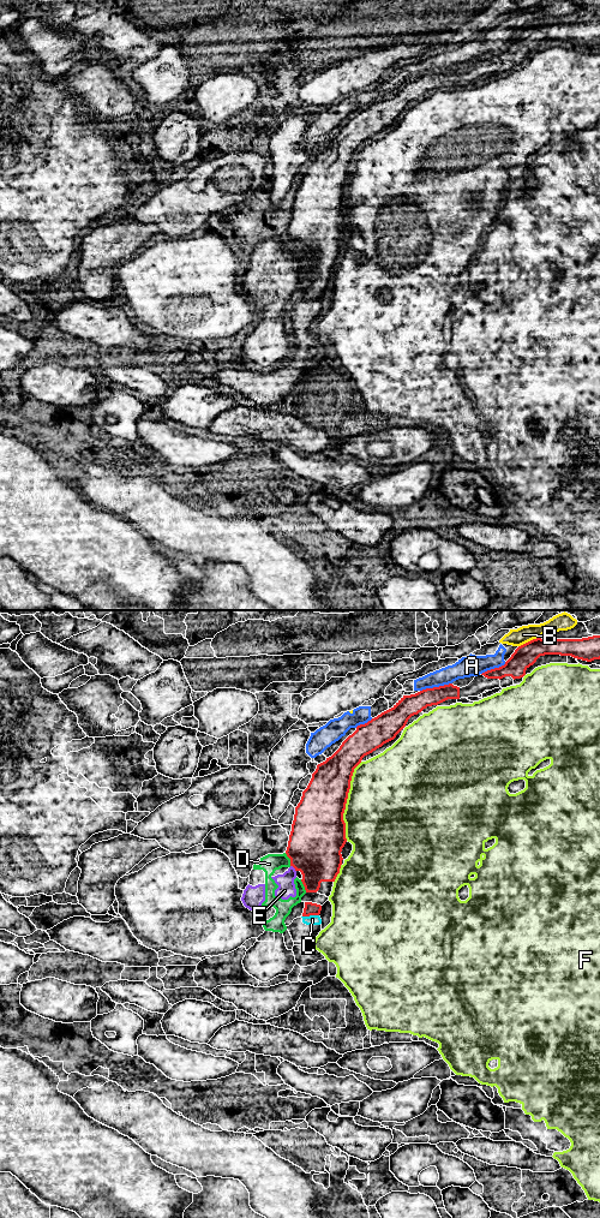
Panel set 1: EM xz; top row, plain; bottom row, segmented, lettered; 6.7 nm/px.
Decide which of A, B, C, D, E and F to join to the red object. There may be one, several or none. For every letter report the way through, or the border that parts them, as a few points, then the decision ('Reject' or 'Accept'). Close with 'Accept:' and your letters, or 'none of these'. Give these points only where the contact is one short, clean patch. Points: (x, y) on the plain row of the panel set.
A: Reject
B: Reject
C: Boundary: xz (318, 299), (302, 302). Reject
D: Reject
E: Boundary: xz (290, 250), (295, 256). Reject
F: Reject
Accept: none of these

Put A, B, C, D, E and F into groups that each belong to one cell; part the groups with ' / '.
A B / C / D E / F

